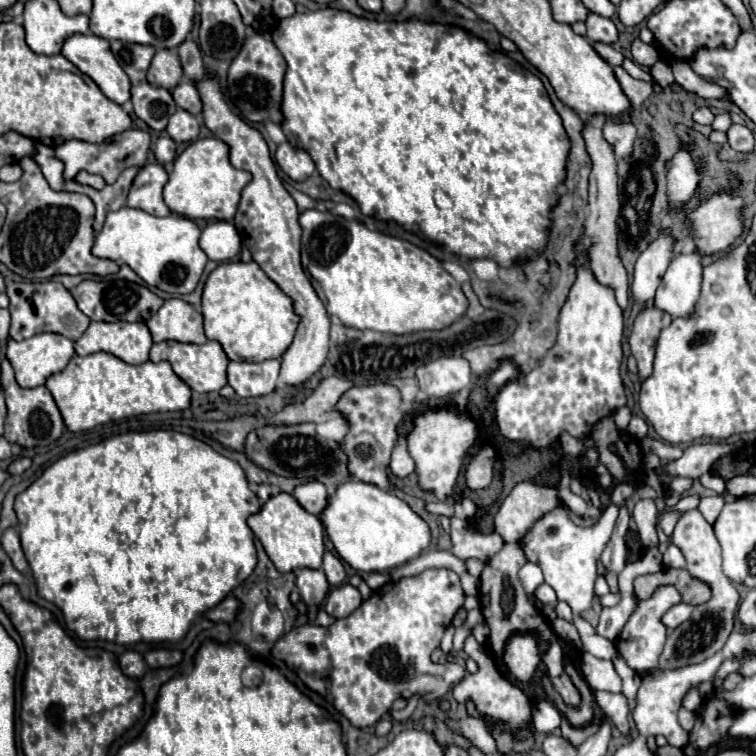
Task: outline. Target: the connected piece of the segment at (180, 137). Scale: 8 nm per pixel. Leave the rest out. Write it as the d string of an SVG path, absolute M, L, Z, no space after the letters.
M178 110L168 126L166 126L166 132L170 138L174 138L176 142L190 142L190 140L196 140L198 138L198 130L200 130L200 124L198 124L198 118L186 110Z

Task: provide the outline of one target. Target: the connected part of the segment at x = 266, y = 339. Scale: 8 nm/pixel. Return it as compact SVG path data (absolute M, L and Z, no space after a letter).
M222 262L206 278L202 292L202 316L208 340L222 344L230 360L262 362L270 358L280 358L284 350L292 344L298 316L294 314L292 300L266 276L266 272L256 262Z

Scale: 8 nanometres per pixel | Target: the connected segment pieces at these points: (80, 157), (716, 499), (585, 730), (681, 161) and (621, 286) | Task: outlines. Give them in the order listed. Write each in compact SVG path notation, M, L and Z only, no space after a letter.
M124 130L112 138L108 138L102 144L90 144L90 142L82 142L82 140L68 140L62 146L56 146L56 156L60 156L60 160L64 160L64 178L74 179L80 170L92 172L92 174L100 174L107 184L114 184L118 176L126 168L132 166L143 166L148 160L148 152L150 152L150 134L144 130Z
M704 496L704 498L700 500L698 510L704 514L704 518L706 518L710 524L714 524L714 520L716 520L716 516L720 514L724 502L726 502L724 496Z
M562 718L560 730L562 730L562 736L566 740L570 740L574 746L580 746L590 734L594 734L598 730L598 724L588 724L588 726L582 726L582 728L574 728L574 726L568 724L566 718Z
M680 150L672 162L668 162L668 198L678 208L684 200L688 200L698 186L696 162L690 152Z
M590 116L584 122L582 136L586 142L586 152L592 160L592 174L590 174L590 186L588 186L588 216L584 224L584 234L592 240L590 250L590 268L596 274L596 278L602 284L608 284L616 290L616 300L622 308L628 306L628 274L626 268L618 256L618 216L620 216L620 196L618 196L618 158L614 154L612 144L604 138L602 128L594 124L598 116Z

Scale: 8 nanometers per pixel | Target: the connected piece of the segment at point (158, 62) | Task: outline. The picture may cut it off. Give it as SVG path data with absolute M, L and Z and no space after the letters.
M160 48L154 54L152 64L148 68L148 82L150 84L160 84L160 86L170 90L182 78L184 78L184 72L182 72L182 64L180 64L180 58L178 58L176 50Z

